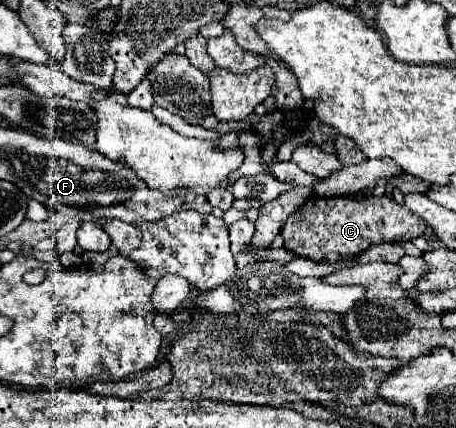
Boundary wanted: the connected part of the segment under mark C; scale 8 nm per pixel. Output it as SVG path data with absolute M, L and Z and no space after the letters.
M388 195L354 199L354 197L310 197L306 205L296 209L282 227L284 247L296 255L312 261L324 261L328 253L340 253L342 257L354 257L376 243L404 243L426 229L426 221L414 215L408 207L396 203Z

